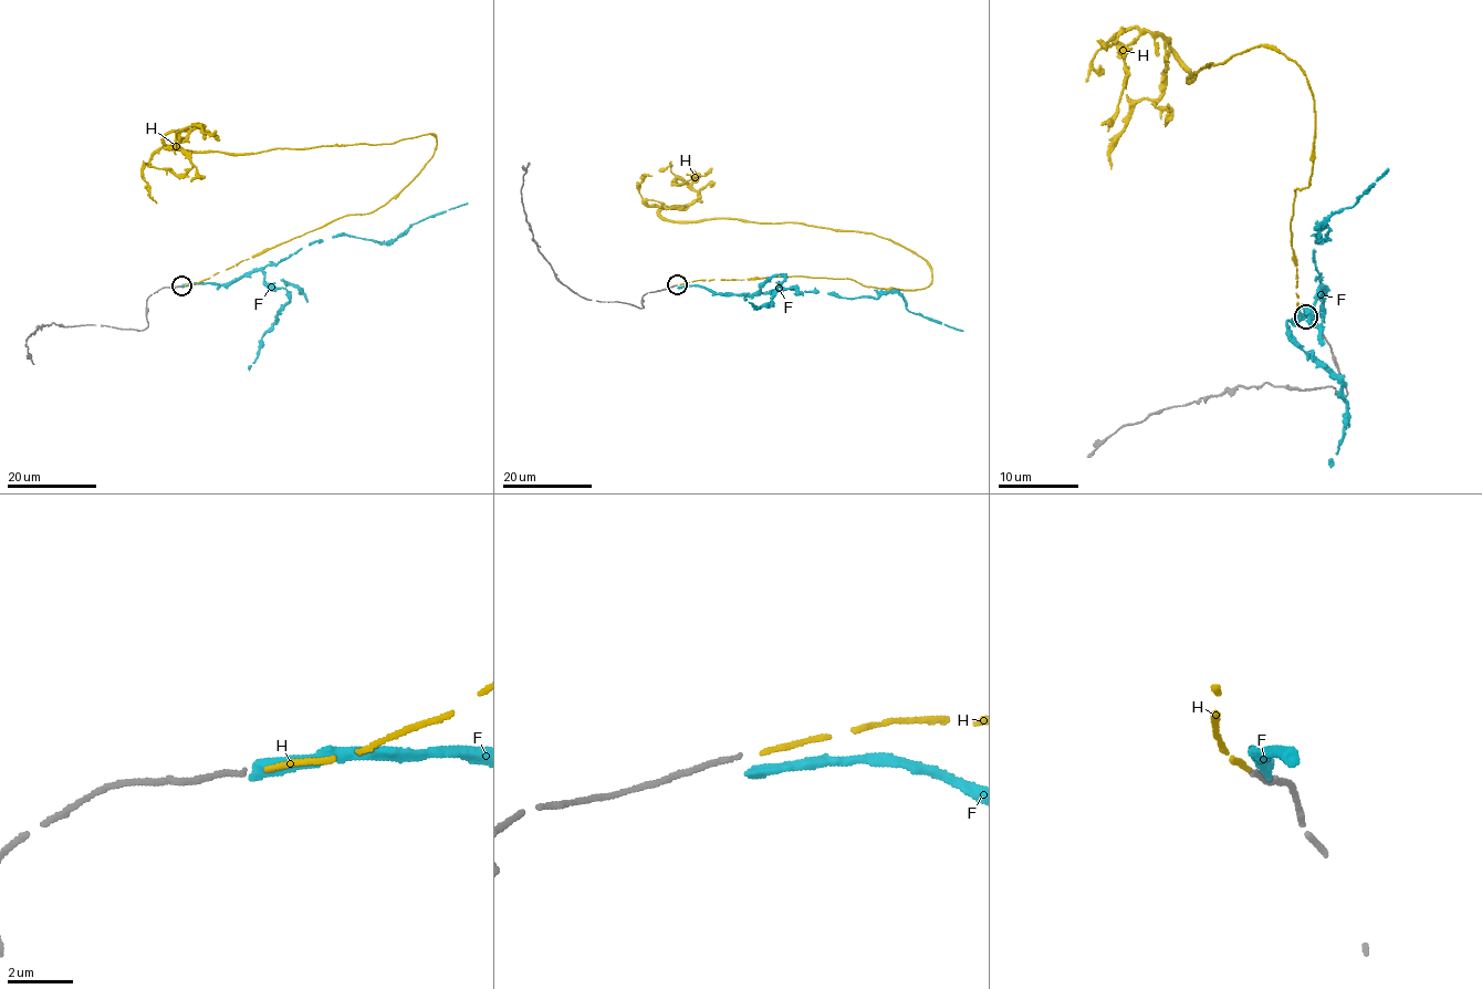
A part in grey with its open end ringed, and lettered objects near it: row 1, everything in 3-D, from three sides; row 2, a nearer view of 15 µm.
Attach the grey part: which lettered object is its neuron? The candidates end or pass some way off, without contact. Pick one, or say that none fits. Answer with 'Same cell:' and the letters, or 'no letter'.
Same cell: H

